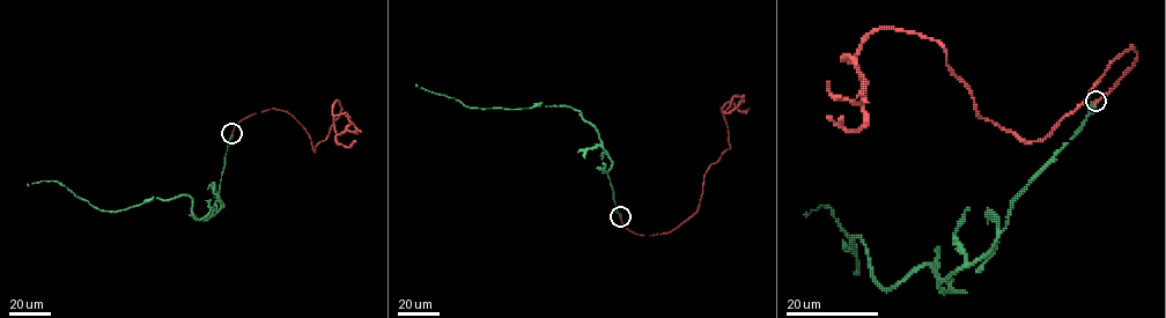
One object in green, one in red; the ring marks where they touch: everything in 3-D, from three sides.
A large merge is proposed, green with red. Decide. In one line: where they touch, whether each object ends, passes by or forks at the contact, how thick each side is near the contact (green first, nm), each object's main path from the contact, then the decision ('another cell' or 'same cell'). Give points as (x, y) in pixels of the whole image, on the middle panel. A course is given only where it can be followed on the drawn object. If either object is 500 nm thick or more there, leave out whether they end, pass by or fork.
at (620, 216); green passes by; red ends there; 280 nm thick on the green side, 300 nm on the other; green runs (620, 216), (607, 177), (609, 155), (597, 131), (581, 112), (541, 103), (515, 109), (469, 108), (417, 84); red runs (620, 216), (631, 231), (652, 235), (696, 212), (703, 175), (729, 148), (722, 109), (730, 112), (744, 95); another cell

